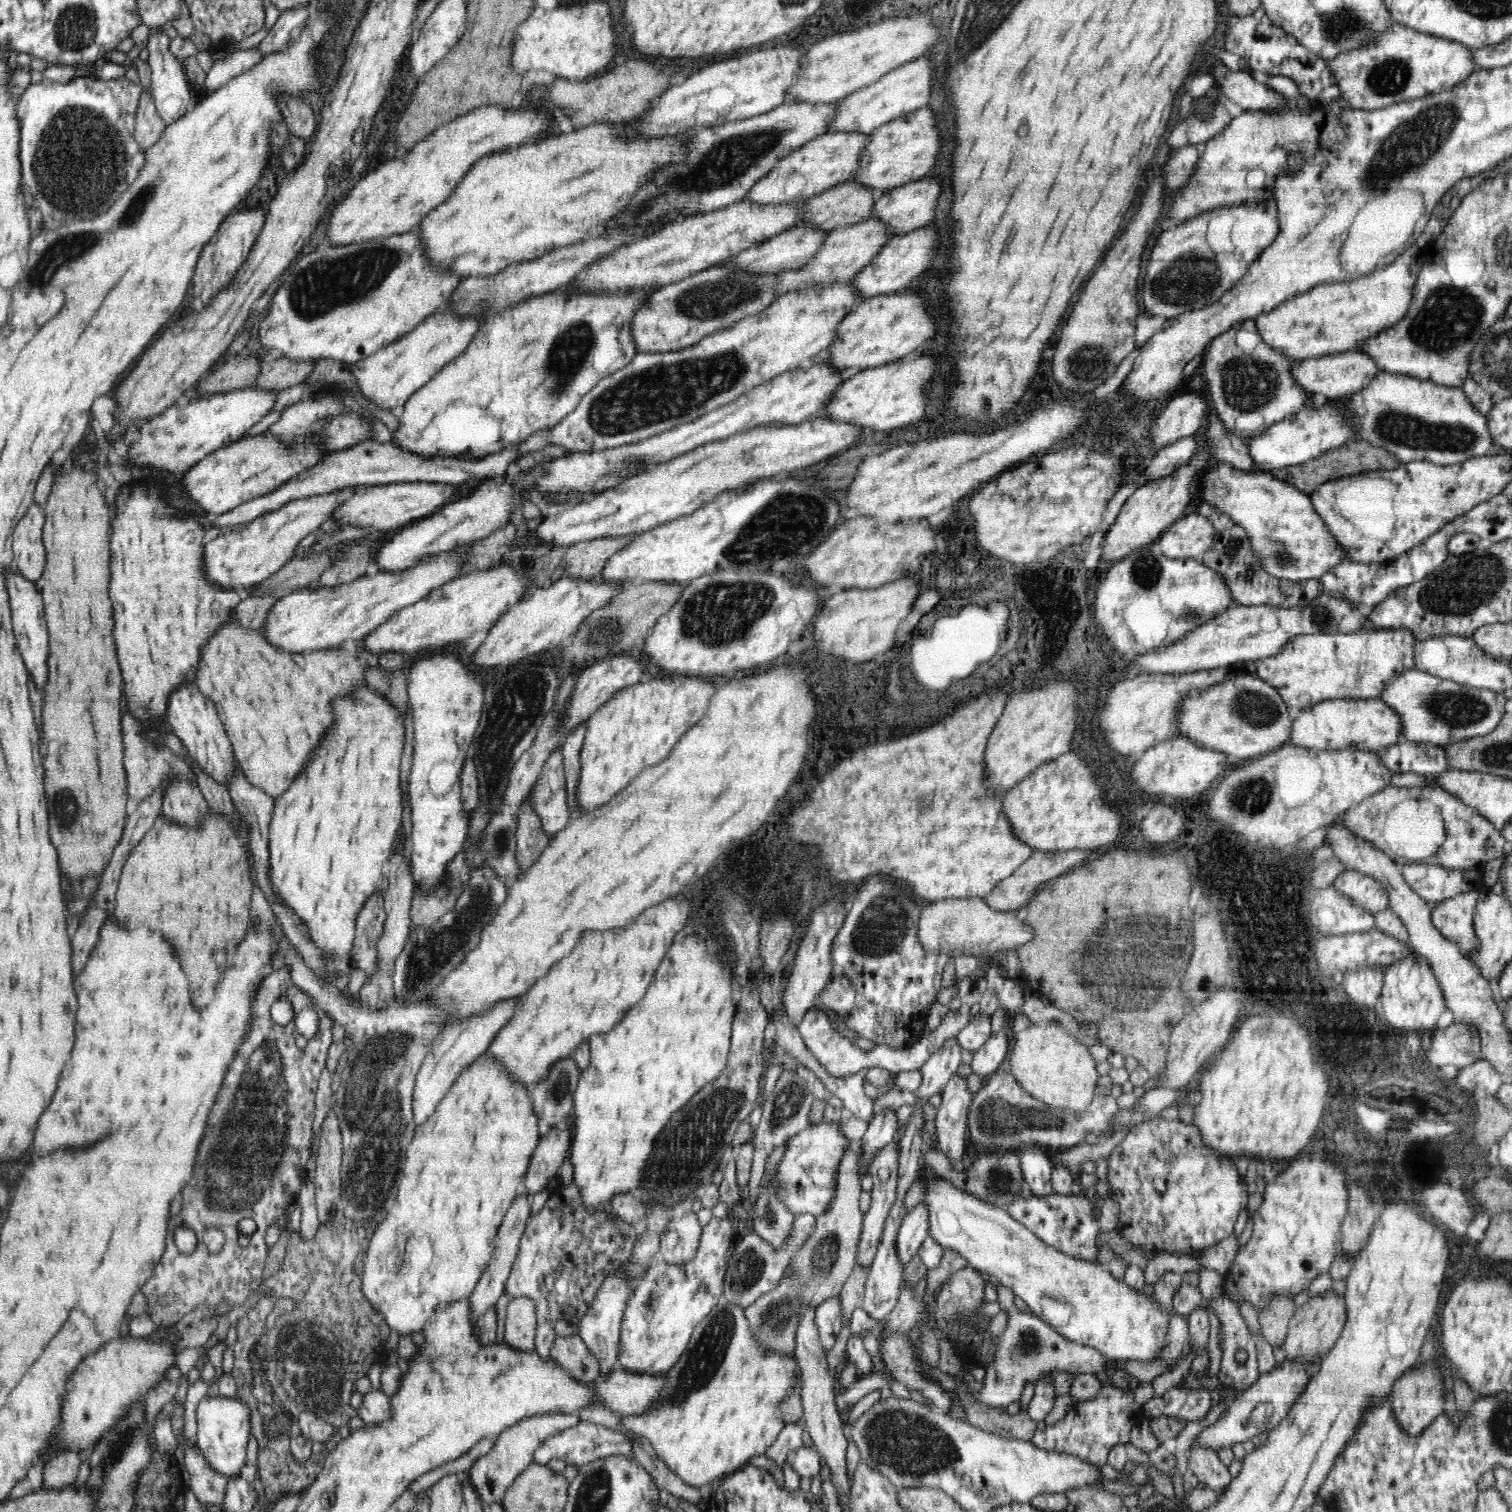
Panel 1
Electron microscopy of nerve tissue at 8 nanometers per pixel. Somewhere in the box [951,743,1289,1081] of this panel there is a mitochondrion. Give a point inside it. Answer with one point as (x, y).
(1155, 949)

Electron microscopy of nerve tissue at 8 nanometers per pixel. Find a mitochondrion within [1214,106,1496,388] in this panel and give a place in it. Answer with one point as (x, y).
(1450, 315)

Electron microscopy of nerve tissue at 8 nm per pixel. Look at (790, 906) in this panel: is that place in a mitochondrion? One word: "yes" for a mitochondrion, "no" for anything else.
no

